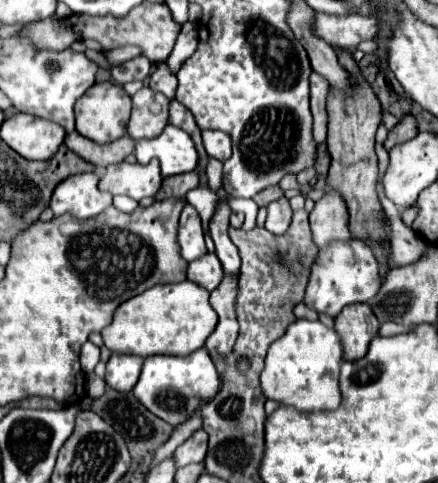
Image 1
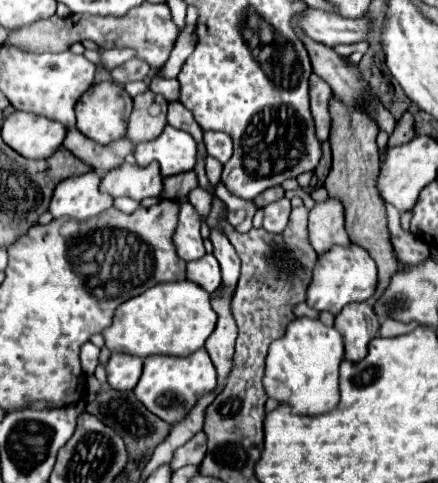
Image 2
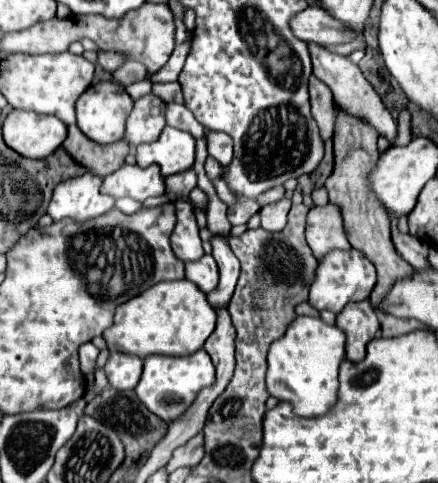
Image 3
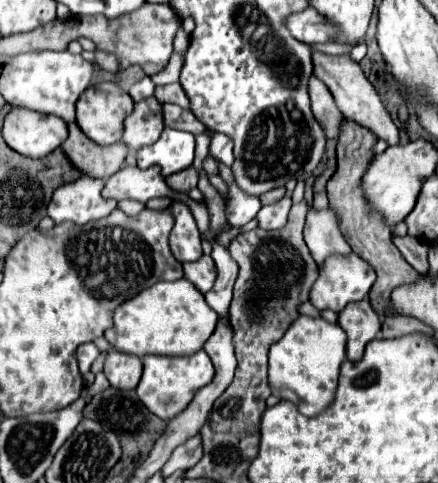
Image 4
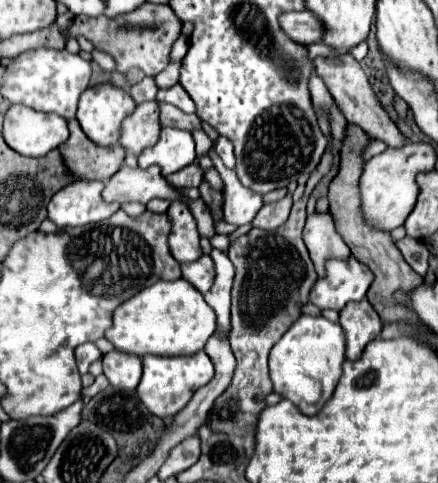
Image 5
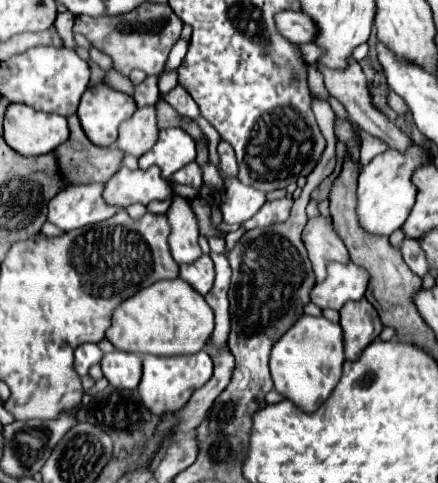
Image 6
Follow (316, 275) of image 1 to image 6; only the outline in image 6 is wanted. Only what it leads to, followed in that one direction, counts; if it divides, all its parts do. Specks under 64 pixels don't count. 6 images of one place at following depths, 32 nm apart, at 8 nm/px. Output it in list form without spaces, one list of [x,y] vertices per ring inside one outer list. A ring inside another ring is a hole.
[[[348,262],[348,264],[328,264],[328,276],[324,282],[316,284],[310,298],[316,306],[340,310],[348,300],[360,300],[366,292],[368,274]]]

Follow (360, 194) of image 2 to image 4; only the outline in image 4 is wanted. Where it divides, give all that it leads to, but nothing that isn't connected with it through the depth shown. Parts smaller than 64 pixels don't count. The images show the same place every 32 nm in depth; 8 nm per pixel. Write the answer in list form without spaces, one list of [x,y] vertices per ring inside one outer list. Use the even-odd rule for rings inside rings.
[[[344,120],[340,140],[338,140],[338,150],[336,150],[338,152],[338,170],[328,182],[328,200],[330,200],[332,210],[338,216],[340,232],[344,234],[346,242],[350,244],[352,252],[358,254],[362,260],[366,260],[376,272],[376,282],[372,284],[370,294],[368,294],[372,308],[380,316],[396,316],[396,312],[392,312],[392,300],[390,300],[392,290],[398,286],[404,286],[404,284],[418,282],[420,274],[402,258],[402,254],[394,246],[390,228],[384,228],[384,224],[380,224],[380,220],[372,220],[372,216],[368,216],[368,212],[364,212],[360,180],[362,180],[364,168],[368,168],[368,160],[372,160],[374,142],[376,142],[376,136],[366,132],[366,128],[360,128],[358,124]]]

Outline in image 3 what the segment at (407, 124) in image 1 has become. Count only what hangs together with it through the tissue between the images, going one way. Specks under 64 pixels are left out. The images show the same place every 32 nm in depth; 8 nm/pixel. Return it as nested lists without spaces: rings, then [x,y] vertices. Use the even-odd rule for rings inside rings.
[[[406,108],[400,110],[400,116],[398,116],[398,138],[396,138],[396,144],[406,144],[412,140],[412,134],[410,134],[410,112]]]

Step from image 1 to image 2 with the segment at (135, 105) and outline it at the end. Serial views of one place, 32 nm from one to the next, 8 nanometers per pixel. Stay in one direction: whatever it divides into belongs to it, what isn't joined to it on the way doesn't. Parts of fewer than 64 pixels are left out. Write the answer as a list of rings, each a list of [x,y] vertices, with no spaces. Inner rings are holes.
[[[150,90],[144,94],[138,94],[134,98],[134,110],[128,118],[126,138],[132,144],[156,140],[166,126],[166,108],[168,108],[168,102],[162,96]]]

